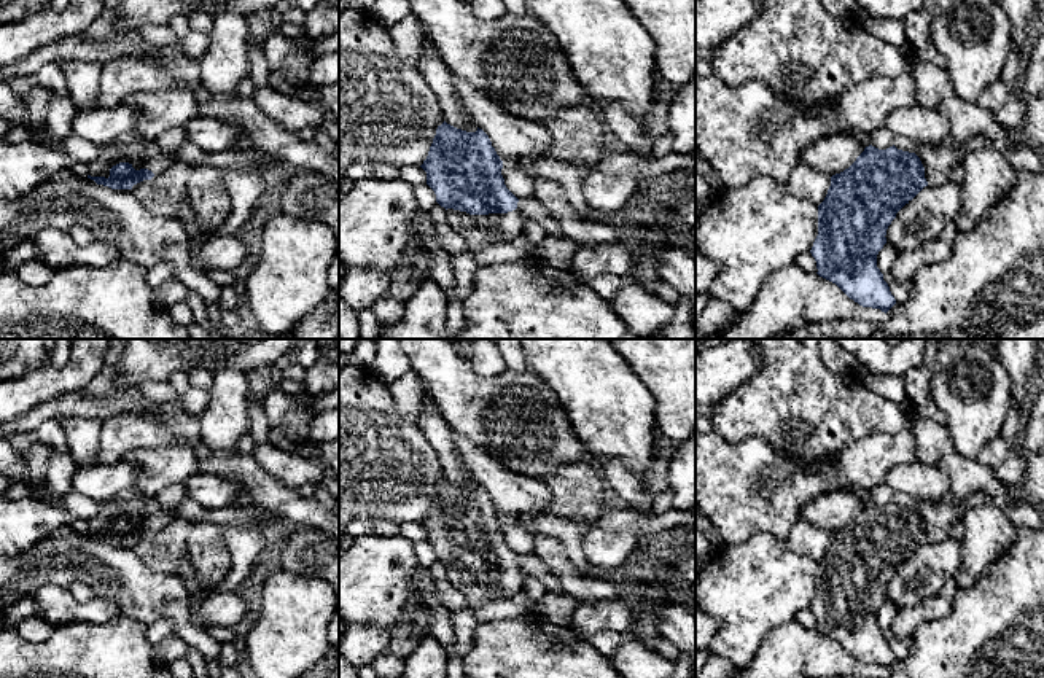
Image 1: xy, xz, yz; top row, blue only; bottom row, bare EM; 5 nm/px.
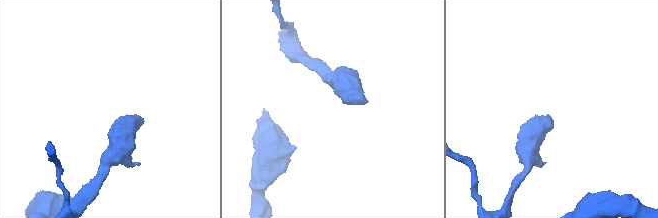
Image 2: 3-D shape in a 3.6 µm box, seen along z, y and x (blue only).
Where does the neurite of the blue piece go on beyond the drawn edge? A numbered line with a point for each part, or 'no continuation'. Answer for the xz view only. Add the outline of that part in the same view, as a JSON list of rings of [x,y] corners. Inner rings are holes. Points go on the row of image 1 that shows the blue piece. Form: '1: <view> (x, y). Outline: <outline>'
1: xz (479, 231). Outline: [[[447,208],[447,221],[468,244],[471,251],[479,251],[492,244],[524,234],[528,218],[517,208],[508,213],[469,215]]]

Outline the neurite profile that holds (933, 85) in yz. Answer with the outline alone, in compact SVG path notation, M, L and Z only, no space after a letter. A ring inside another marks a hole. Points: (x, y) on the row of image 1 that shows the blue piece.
M909 53L909 70L917 84L918 102L925 108L937 110L944 99L955 95L953 83L945 68L923 62Z

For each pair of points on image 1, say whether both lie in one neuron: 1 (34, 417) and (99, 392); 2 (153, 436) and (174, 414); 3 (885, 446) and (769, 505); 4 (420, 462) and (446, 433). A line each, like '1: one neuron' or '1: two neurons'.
1: one neuron
2: one neuron
3: one neuron
4: two neurons

